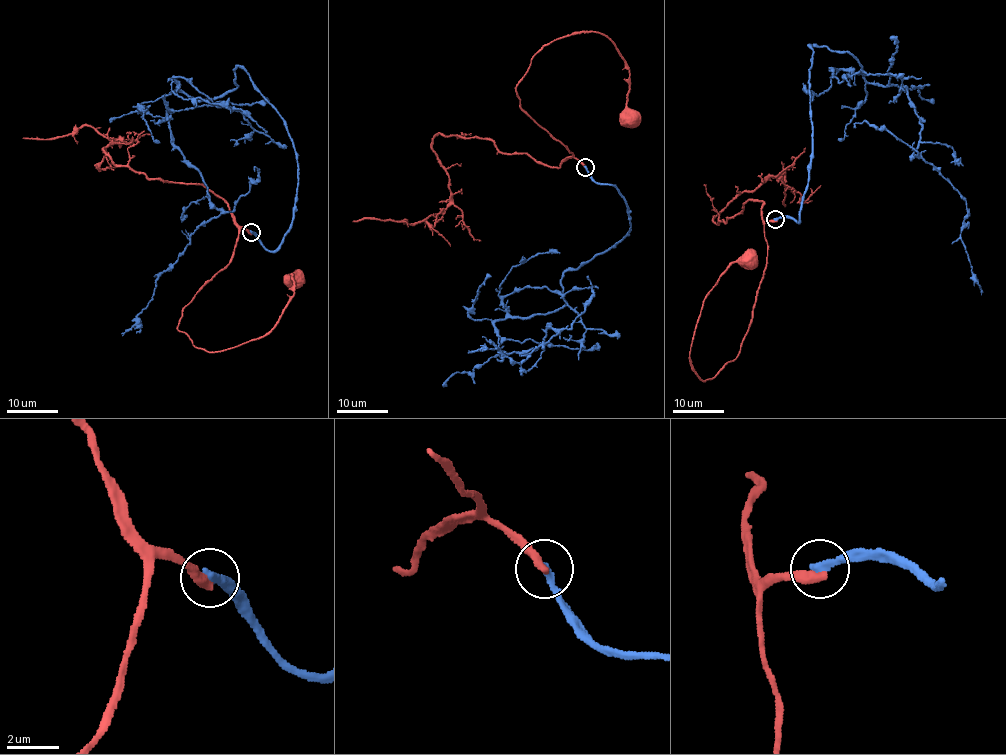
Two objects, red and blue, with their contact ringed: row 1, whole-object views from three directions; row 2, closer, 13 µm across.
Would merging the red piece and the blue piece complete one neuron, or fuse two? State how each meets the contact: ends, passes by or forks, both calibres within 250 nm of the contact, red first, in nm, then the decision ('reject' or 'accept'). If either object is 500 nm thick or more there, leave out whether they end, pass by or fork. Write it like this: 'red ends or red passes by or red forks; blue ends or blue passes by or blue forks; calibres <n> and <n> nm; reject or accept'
red ends; blue ends; calibres 380 and 320 nm; reject

